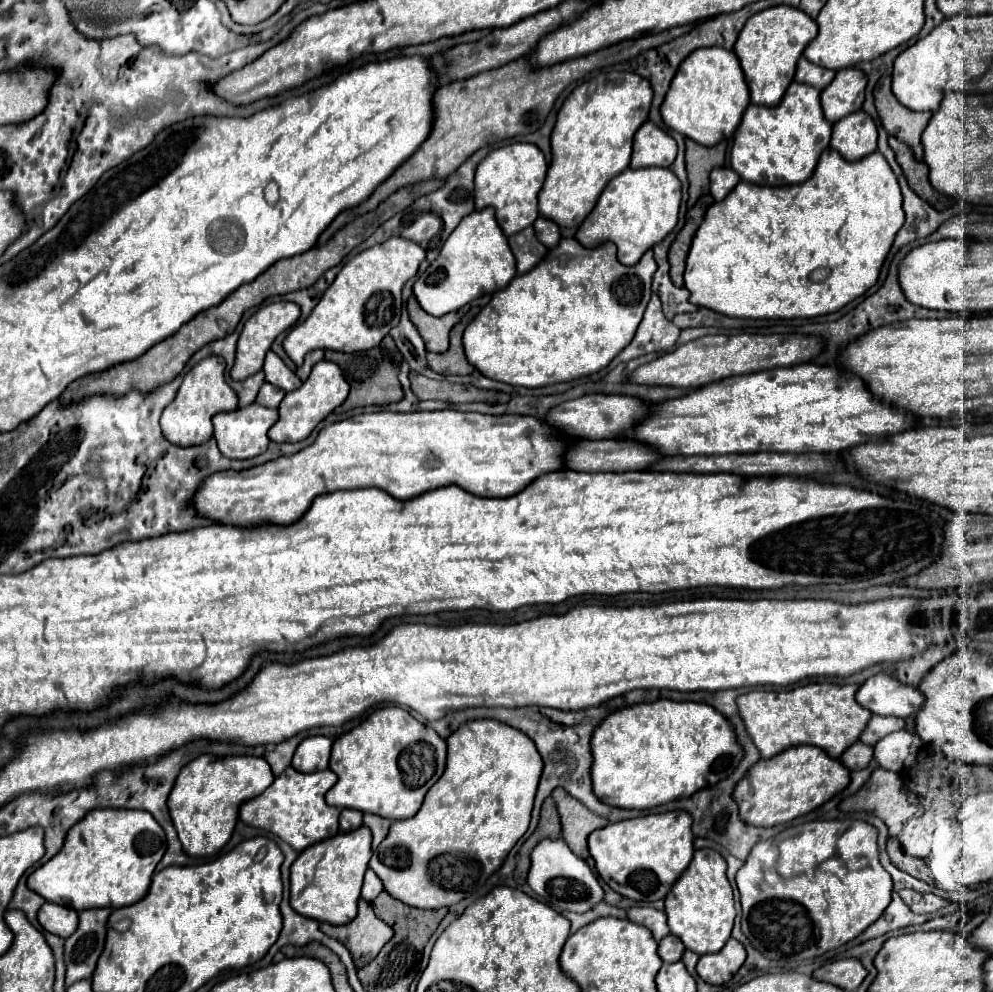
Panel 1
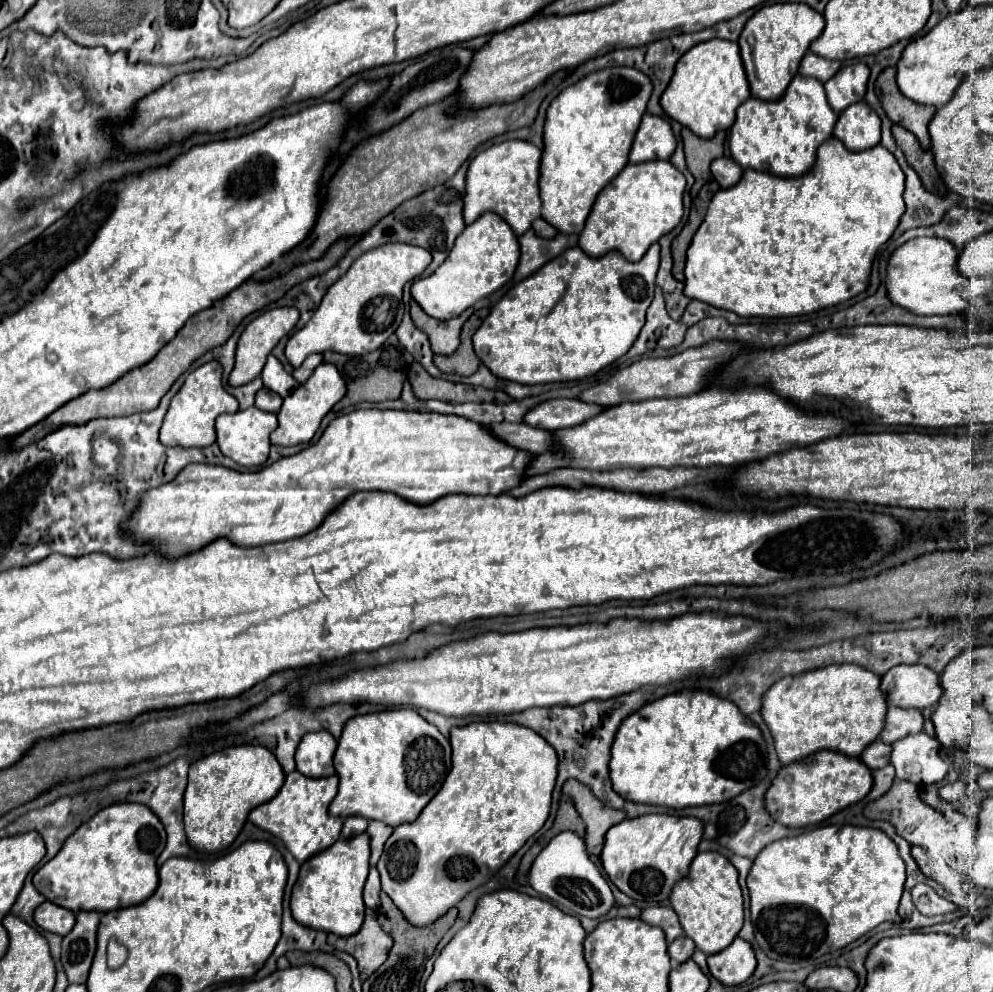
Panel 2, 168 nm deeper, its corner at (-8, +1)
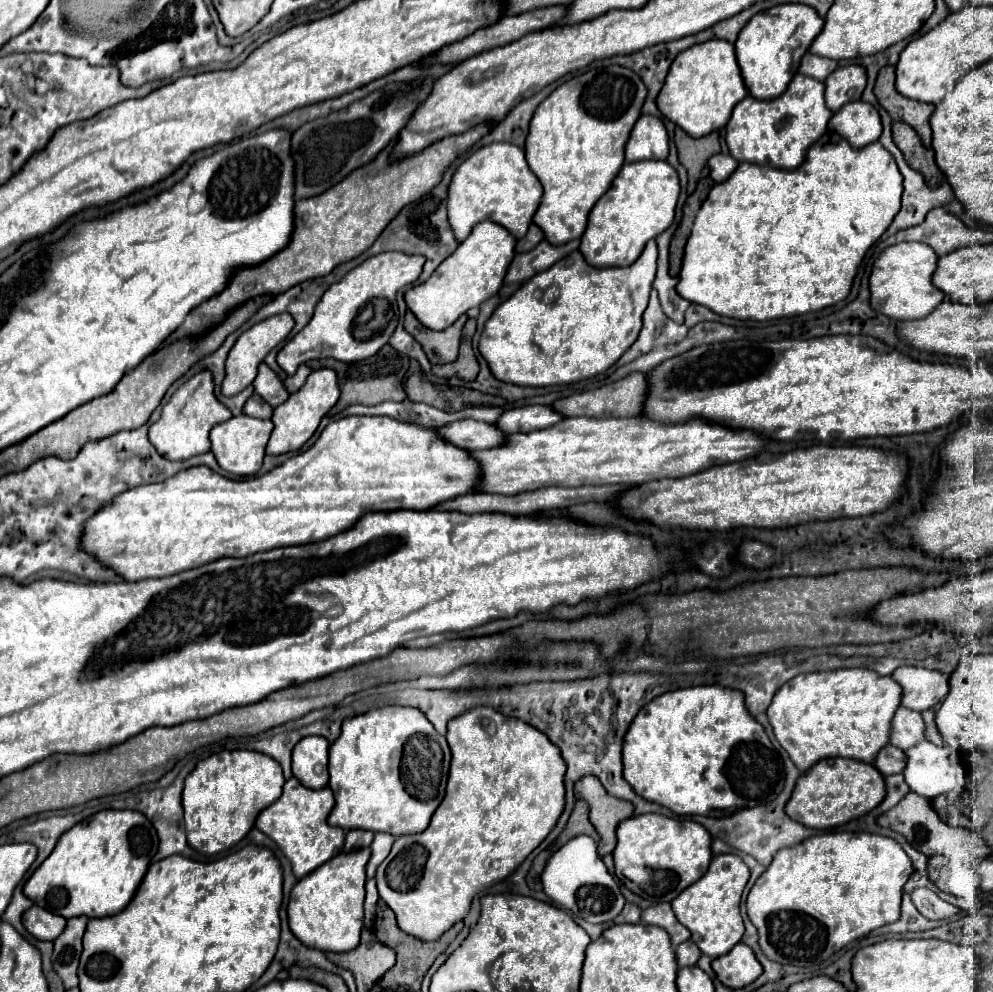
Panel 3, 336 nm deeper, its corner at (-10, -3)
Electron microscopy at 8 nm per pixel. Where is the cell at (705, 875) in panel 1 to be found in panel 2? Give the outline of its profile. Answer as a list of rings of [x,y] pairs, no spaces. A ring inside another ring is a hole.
[[[700,852],[694,858],[690,872],[674,886],[670,904],[680,918],[684,934],[708,956],[730,946],[742,928],[744,898],[738,886],[738,872],[720,852]]]

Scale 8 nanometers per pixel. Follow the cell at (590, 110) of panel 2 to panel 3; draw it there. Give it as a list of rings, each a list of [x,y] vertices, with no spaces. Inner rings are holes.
[[[608,66],[570,78],[538,104],[524,152],[530,170],[544,188],[534,224],[540,226],[546,242],[560,246],[584,234],[592,206],[610,188],[624,164],[624,146],[640,116],[644,98],[646,86],[636,72]],[[588,88],[598,88],[600,96],[586,96]]]

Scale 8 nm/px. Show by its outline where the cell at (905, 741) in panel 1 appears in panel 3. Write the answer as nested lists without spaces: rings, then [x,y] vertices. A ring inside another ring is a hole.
[[[922,740],[906,750],[906,756],[908,764],[902,774],[912,792],[932,800],[940,794],[948,794],[956,786],[956,770],[944,746]]]

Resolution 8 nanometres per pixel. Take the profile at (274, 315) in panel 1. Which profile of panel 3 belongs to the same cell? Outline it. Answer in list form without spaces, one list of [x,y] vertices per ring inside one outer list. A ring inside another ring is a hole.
[[[288,312],[284,314],[276,314],[272,318],[266,318],[258,324],[254,324],[252,328],[248,328],[246,332],[240,334],[240,338],[236,340],[236,344],[232,346],[228,358],[226,358],[226,378],[222,382],[222,394],[224,396],[236,396],[238,392],[242,392],[246,386],[252,384],[252,380],[256,378],[256,372],[258,372],[258,364],[264,360],[264,356],[276,348],[280,342],[286,340],[286,336],[290,334],[294,326],[294,320]]]

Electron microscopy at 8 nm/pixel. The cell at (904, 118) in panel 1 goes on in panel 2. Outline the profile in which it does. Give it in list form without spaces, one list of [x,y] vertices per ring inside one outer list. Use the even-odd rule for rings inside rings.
[[[896,68],[882,70],[878,82],[876,82],[876,94],[882,102],[884,112],[894,124],[900,124],[908,132],[912,132],[920,146],[924,150],[930,148],[930,136],[928,136],[928,124],[936,112],[934,106],[924,106],[908,100],[902,96],[896,84]]]

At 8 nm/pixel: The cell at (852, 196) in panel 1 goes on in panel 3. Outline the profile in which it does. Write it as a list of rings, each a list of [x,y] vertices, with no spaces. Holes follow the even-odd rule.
[[[826,132],[818,142],[814,142],[806,152],[804,162],[796,170],[778,170],[778,168],[770,168],[770,166],[740,162],[736,172],[732,172],[732,176],[728,180],[716,184],[708,192],[708,196],[694,220],[688,242],[686,242],[686,252],[684,252],[682,270],[680,270],[680,282],[678,282],[676,290],[688,302],[698,302],[720,316],[738,318],[738,320],[750,318],[750,320],[764,322],[764,320],[774,320],[774,318],[800,316],[806,312],[816,312],[826,306],[832,306],[848,296],[852,278],[856,276],[860,260],[864,258],[866,250],[886,232],[886,228],[894,220],[896,212],[900,210],[900,198],[902,198],[902,176],[900,176],[900,170],[896,168],[896,162],[892,160],[892,156],[888,156],[884,146],[880,142],[876,142],[876,144],[870,144],[868,148],[852,148],[836,132]]]

